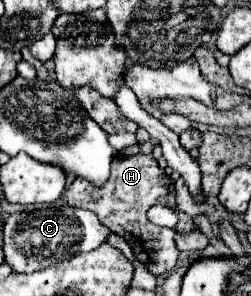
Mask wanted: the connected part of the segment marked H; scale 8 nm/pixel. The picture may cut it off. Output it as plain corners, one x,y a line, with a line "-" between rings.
117,154
111,164
111,176
105,182
105,186
93,188
89,180
75,180
71,188
65,190
63,196
69,206
95,212
101,224
105,224
111,232
125,238
125,242
133,248
135,258
141,264
145,264
145,268
153,276
171,272
175,268
179,258
179,250
173,240
175,230
155,226
145,216
153,204
165,204
175,208
175,184
151,154
137,154
137,156

